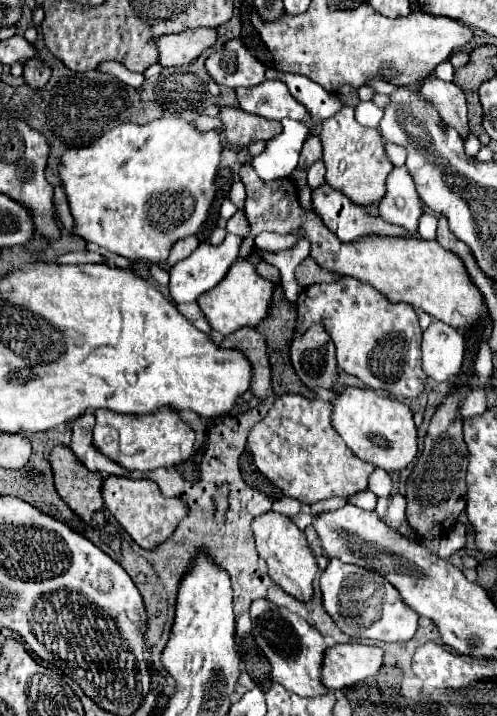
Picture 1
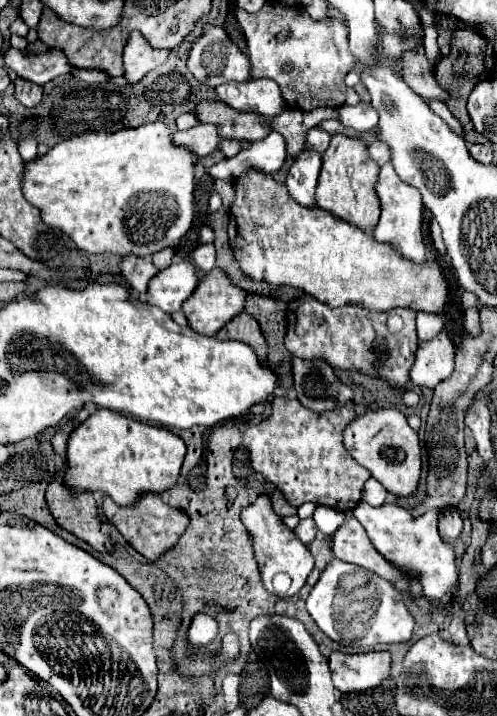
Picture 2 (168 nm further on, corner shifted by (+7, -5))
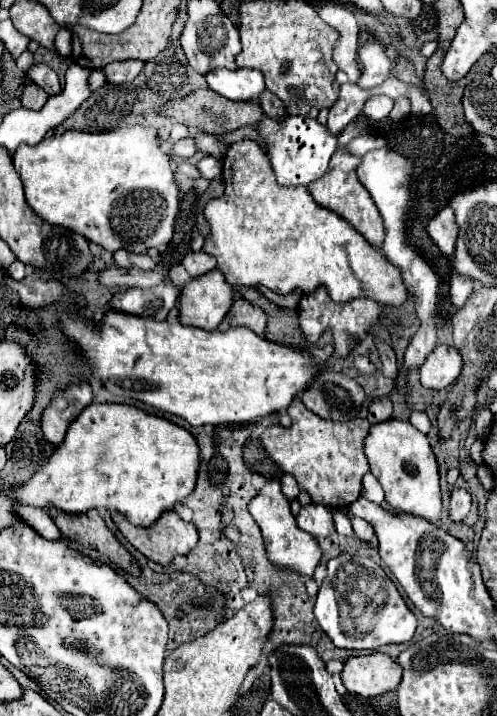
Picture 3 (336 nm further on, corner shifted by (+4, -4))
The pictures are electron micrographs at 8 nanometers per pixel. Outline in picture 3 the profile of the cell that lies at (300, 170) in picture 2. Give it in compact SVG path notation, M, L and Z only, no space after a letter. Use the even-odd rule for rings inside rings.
M264 116L258 124L260 140L266 144L266 154L272 162L278 184L282 186L308 186L322 176L328 168L328 160L338 148L338 136L334 136L326 124L306 116L286 116L282 122Z

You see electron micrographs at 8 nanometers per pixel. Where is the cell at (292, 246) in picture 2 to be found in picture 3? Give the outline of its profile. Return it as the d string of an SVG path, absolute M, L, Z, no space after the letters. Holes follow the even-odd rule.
M244 138L230 144L222 162L224 196L212 198L204 208L210 234L202 250L216 258L216 268L230 286L266 286L276 294L290 294L294 288L310 294L318 286L326 286L334 302L354 298L370 298L386 306L406 302L406 288L396 266L338 214L318 206L308 188L278 186L270 160L256 140Z

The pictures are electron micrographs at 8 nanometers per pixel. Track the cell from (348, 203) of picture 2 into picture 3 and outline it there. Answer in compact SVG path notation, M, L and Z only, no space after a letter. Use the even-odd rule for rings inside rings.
M336 150L334 156L330 158L330 166L326 170L326 174L314 182L308 184L308 190L312 194L312 198L336 212L340 218L344 218L356 232L360 232L374 248L380 248L382 242L384 242L384 236L386 236L386 228L384 228L384 222L382 222L382 216L378 212L378 208L374 206L374 200L370 198L368 190L360 186L358 182L358 176L354 174L354 166L358 164L358 158L354 158L352 154L346 154L344 150Z

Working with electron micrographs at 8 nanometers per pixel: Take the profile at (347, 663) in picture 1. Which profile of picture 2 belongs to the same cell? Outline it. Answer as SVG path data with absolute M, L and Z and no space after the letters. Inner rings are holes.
M333 651L329 655L329 669L333 675L333 685L341 693L365 691L391 675L391 655L389 651L353 655Z

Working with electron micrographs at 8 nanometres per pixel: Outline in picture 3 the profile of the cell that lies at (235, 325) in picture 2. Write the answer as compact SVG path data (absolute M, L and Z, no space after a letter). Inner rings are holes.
M234 296L234 304L230 308L230 312L226 314L226 318L220 324L220 330L232 328L232 326L246 326L250 330L254 330L258 336L264 336L266 332L266 314L260 306L250 304L248 300L244 300L242 296Z

